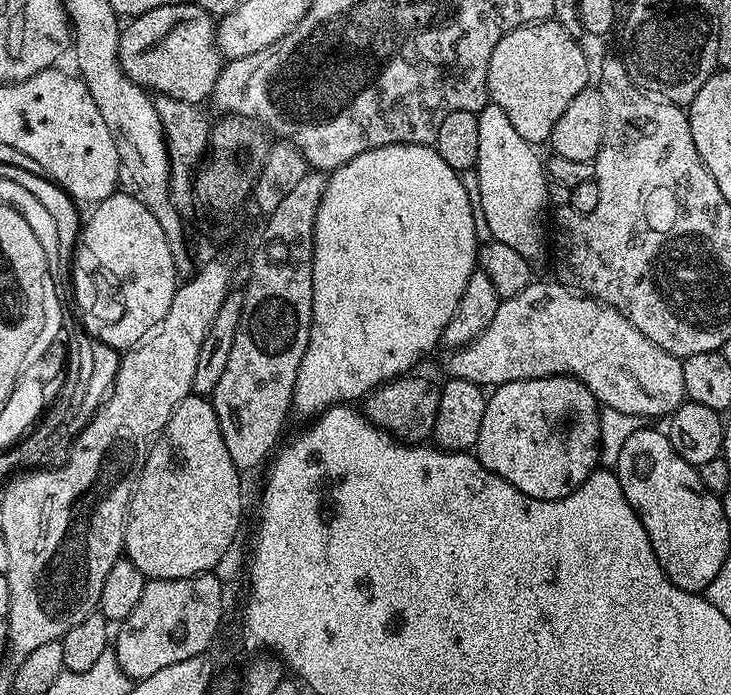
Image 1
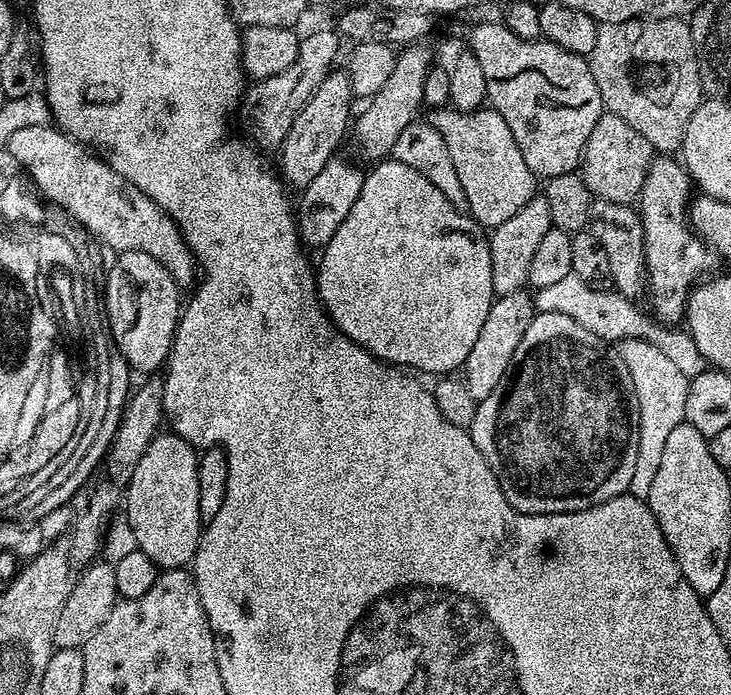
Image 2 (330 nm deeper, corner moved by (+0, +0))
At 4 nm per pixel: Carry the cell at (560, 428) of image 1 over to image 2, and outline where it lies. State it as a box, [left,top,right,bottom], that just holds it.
[470,312,639,516]

